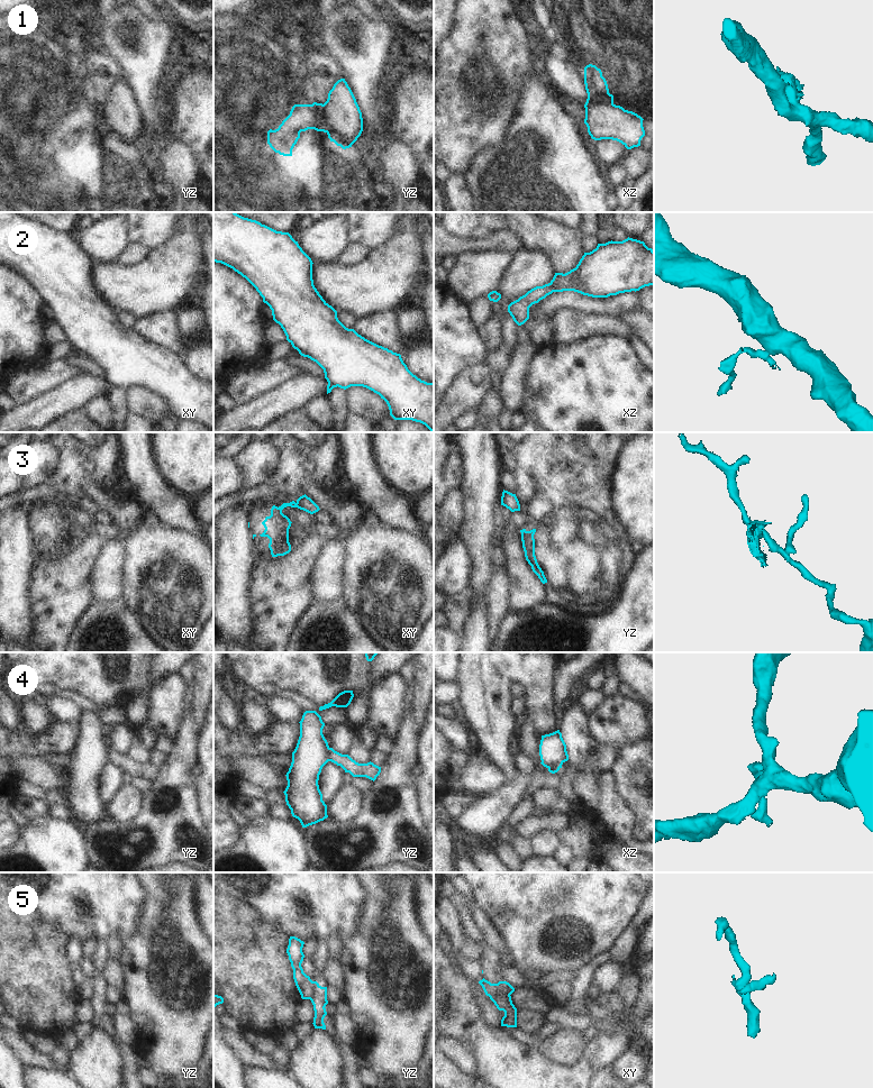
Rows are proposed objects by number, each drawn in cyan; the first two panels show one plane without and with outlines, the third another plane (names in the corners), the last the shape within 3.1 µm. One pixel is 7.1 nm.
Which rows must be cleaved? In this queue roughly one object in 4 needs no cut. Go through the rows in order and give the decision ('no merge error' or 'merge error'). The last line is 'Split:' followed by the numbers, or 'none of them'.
1: merge error
2: merge error
3: merge error
4: merge error
5: merge error
Split: 1, 2, 3, 4, 5

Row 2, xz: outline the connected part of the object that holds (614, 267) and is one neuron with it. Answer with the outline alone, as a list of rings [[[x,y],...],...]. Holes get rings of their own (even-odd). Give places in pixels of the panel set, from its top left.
[[[627,238],[622,241],[608,241],[598,244],[597,248],[590,253],[584,253],[575,268],[570,272],[555,273],[551,284],[554,292],[574,291],[592,298],[608,298],[619,293],[639,291],[640,289],[654,285],[654,250],[648,248],[644,241]]]

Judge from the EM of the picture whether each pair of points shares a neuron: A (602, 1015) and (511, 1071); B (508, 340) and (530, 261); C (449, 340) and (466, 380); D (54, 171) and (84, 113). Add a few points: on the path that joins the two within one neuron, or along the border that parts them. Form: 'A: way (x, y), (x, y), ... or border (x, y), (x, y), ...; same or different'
A: border (620, 1021), (609, 1029), (598, 1031); different
B: way (507, 320), (505, 301), (517, 281); same
C: border (481, 362), (467, 365), (446, 390); different
D: way (54, 156), (54, 144), (70, 128); same

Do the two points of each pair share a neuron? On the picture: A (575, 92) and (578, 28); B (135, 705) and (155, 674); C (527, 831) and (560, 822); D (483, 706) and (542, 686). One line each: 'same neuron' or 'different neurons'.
A: different neurons
B: same neuron
C: same neuron
D: same neuron

